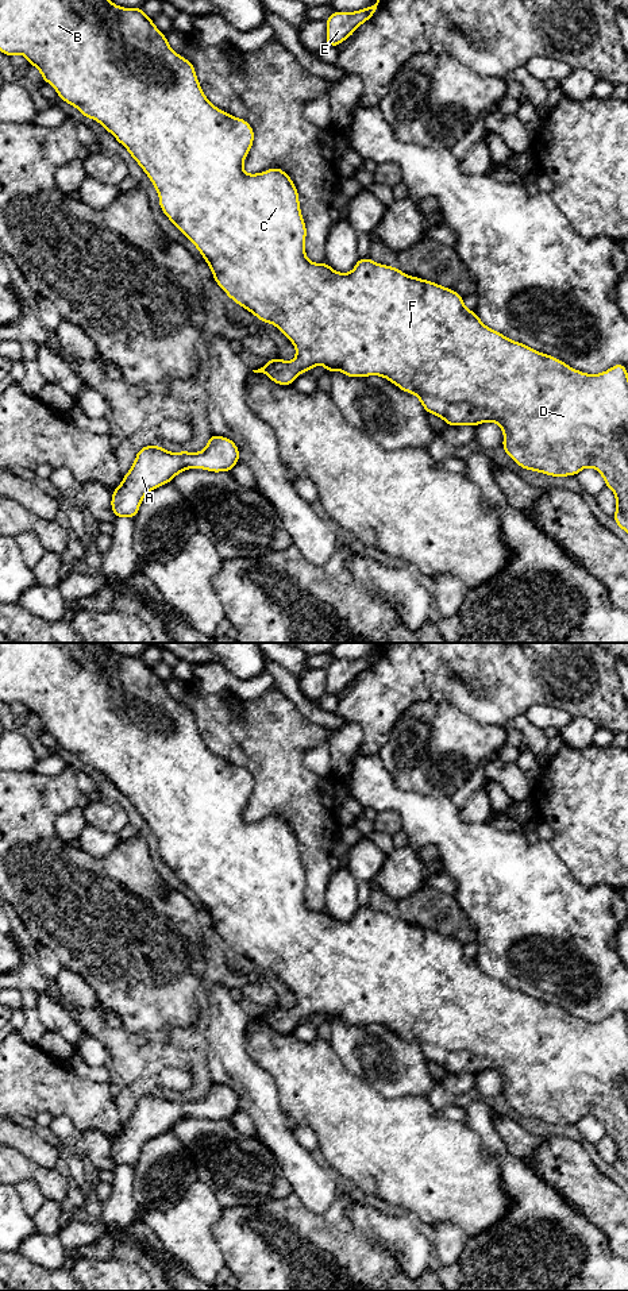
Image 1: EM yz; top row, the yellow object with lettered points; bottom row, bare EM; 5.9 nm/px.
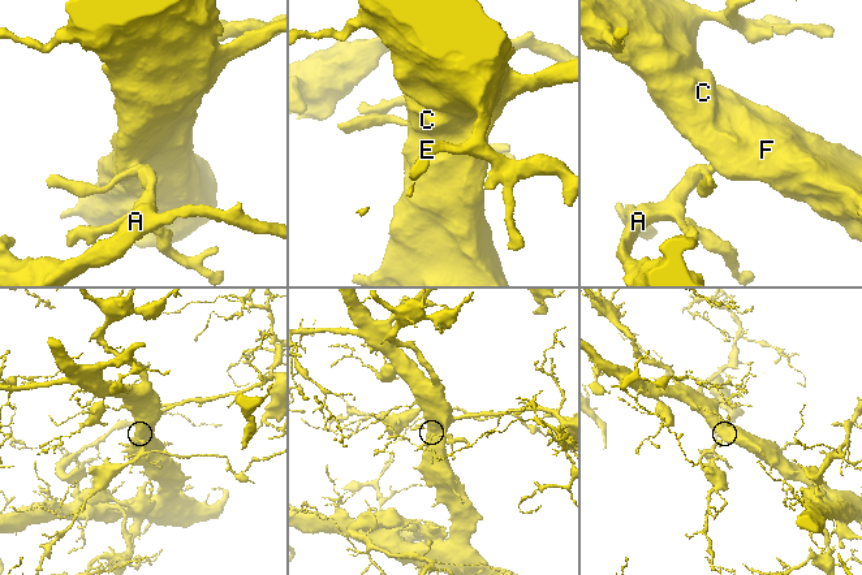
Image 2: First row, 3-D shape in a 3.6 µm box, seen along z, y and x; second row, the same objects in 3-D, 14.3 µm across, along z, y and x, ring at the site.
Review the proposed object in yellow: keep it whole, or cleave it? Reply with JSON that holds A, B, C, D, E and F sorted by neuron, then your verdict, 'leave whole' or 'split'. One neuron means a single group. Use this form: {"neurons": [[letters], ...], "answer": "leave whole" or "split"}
{"neurons": [["A", "B", "C", "D", "E", "F"]], "answer": "leave whole"}

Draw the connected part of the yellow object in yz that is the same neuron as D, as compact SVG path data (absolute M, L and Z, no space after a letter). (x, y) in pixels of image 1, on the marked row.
M0 0L0 51L11 57L22 54L28 65L39 69L42 78L49 82L58 96L76 107L82 116L99 122L122 143L151 180L159 196L159 207L169 220L201 253L212 270L217 285L236 304L255 315L262 323L274 324L296 347L296 358L290 362L280 358L267 361L254 373L265 373L278 385L292 385L300 373L307 373L323 365L327 373L340 370L347 377L381 375L407 393L413 393L425 412L443 419L448 427L470 424L477 427L485 421L498 424L504 432L502 448L523 469L544 473L552 477L577 475L582 469L594 467L605 479L606 488L616 494L614 523L628 533L628 373L624 365L614 365L601 374L578 371L565 362L542 354L523 343L511 340L502 334L486 327L474 311L463 304L463 297L455 290L435 282L411 277L393 266L380 265L370 258L359 258L350 273L338 273L330 265L313 263L305 255L307 228L300 211L296 185L281 169L271 167L265 173L247 174L243 162L253 146L254 131L239 117L216 108L204 95L192 62L178 55L167 43L166 36L147 18L140 7L122 8L111 0Z

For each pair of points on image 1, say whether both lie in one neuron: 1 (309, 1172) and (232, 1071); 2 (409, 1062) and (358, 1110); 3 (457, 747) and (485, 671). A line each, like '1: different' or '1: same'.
1: same
2: different
3: different

